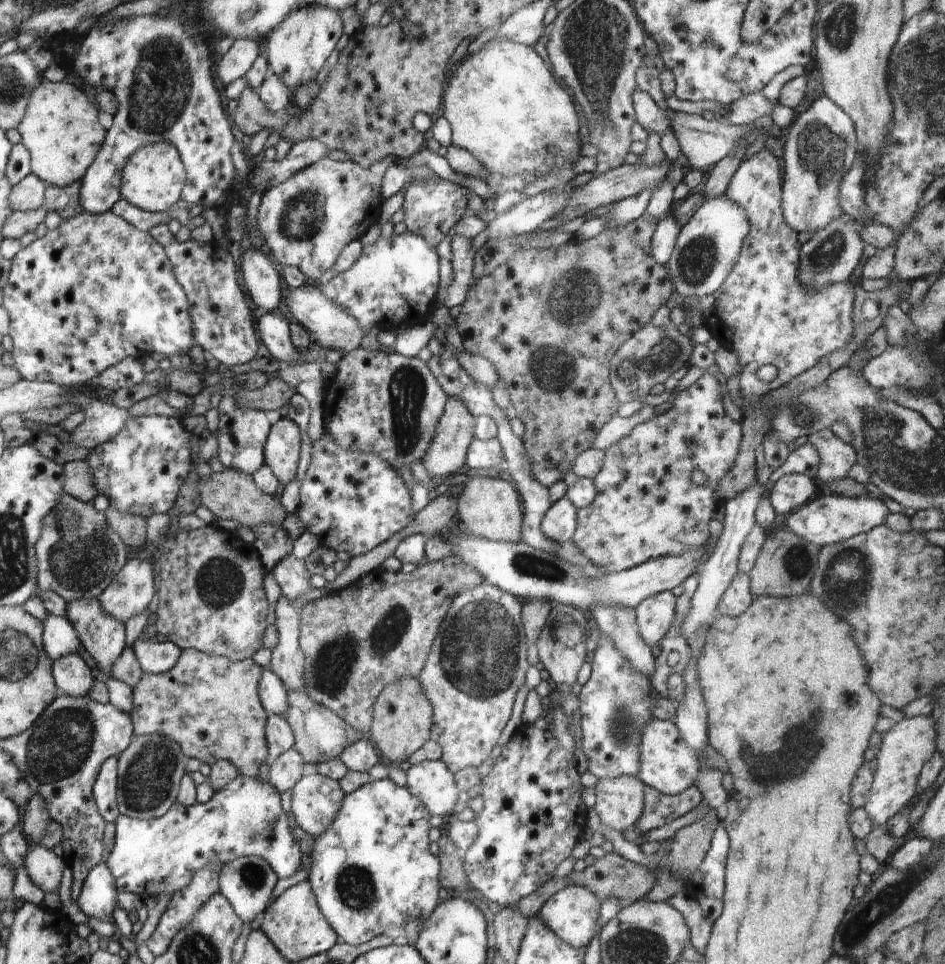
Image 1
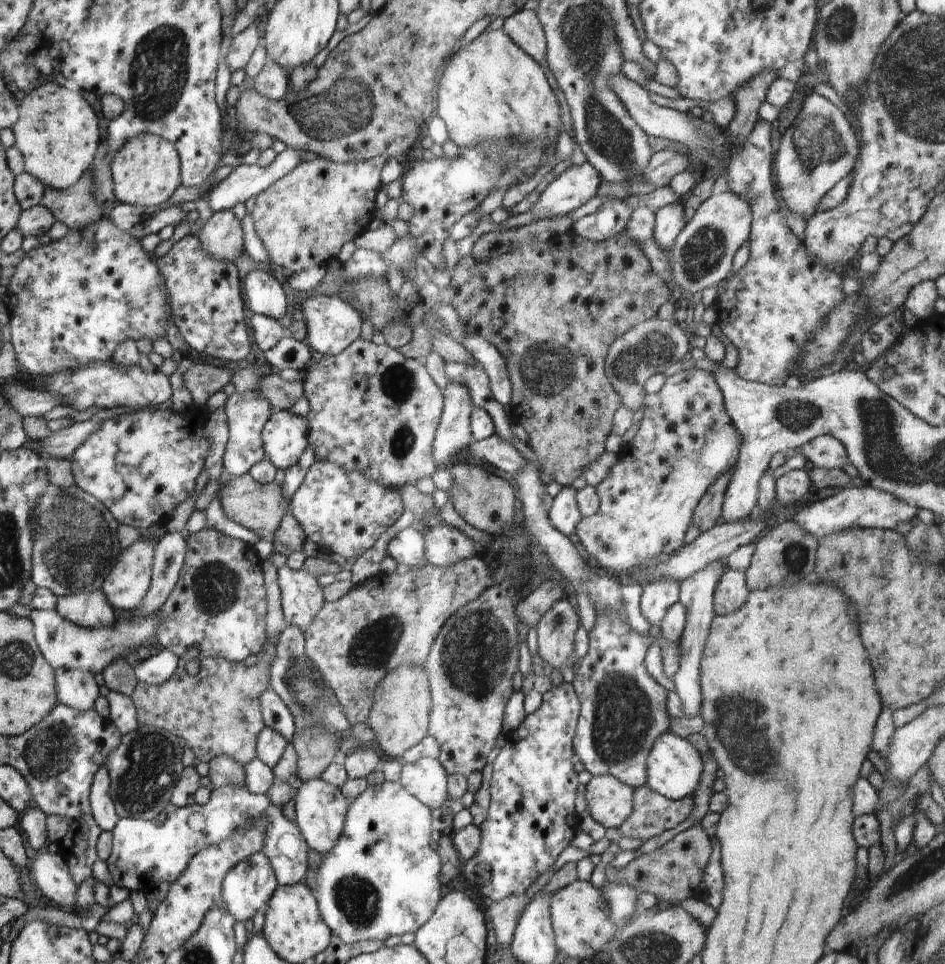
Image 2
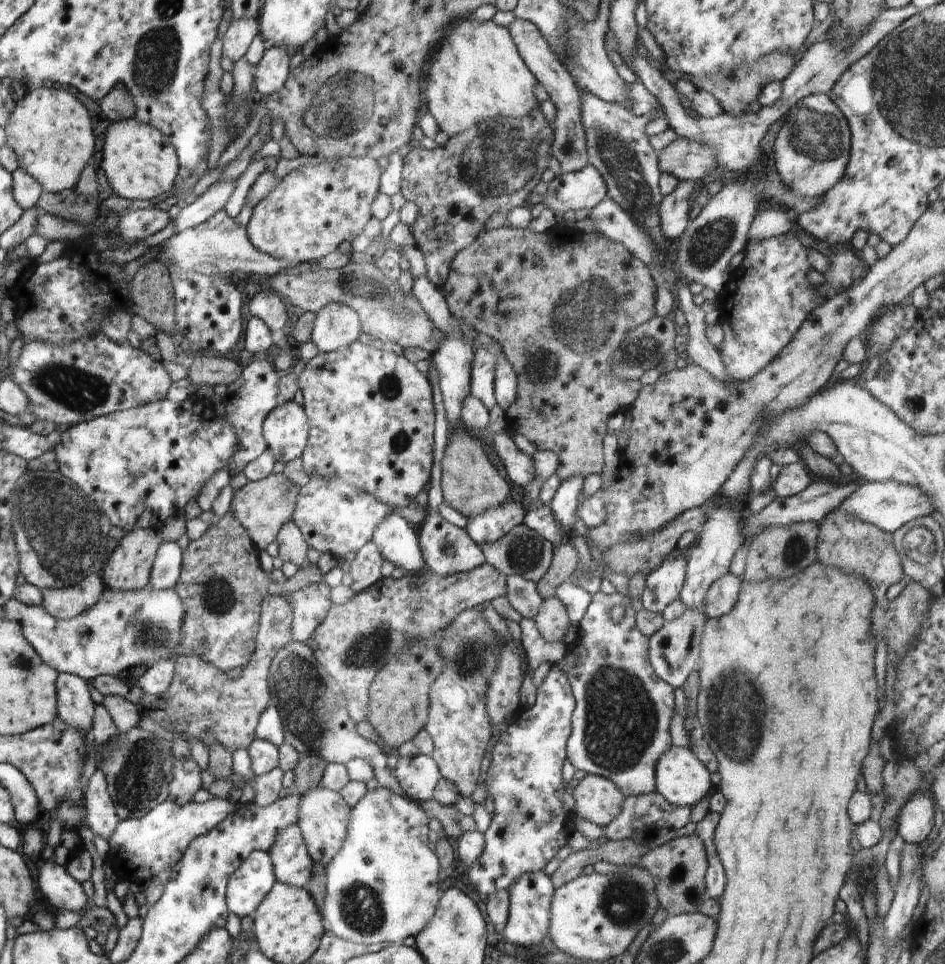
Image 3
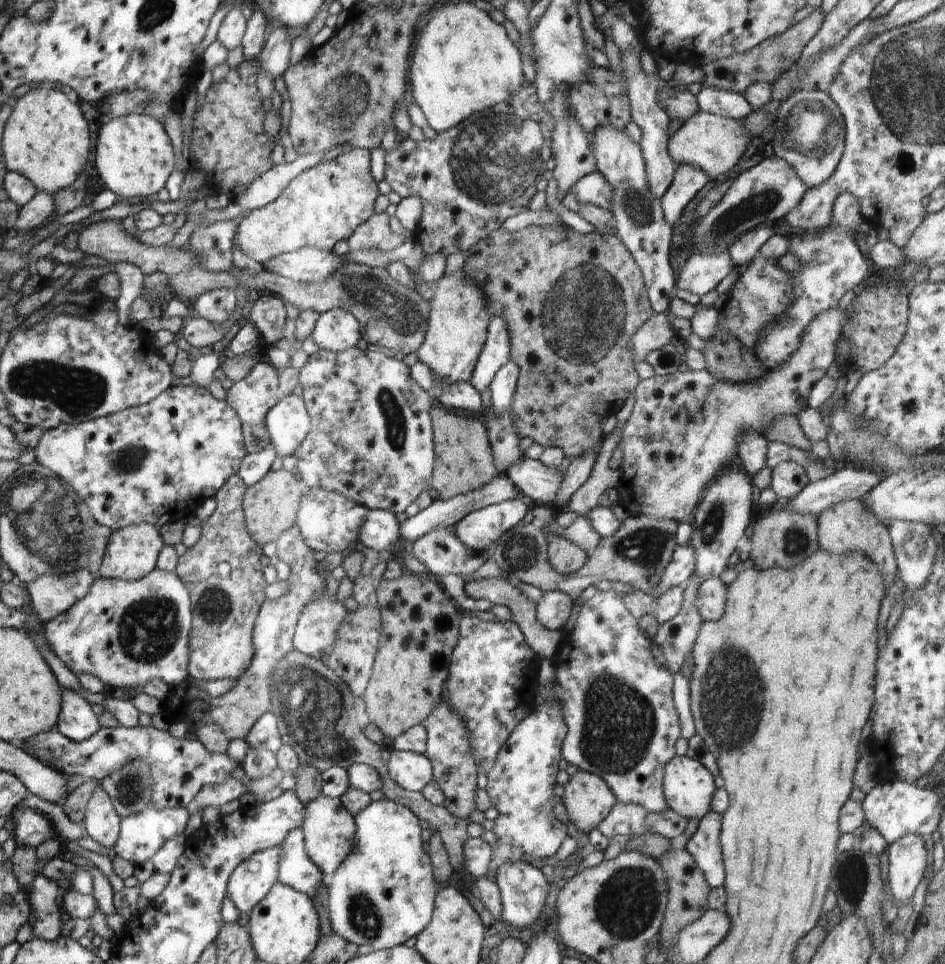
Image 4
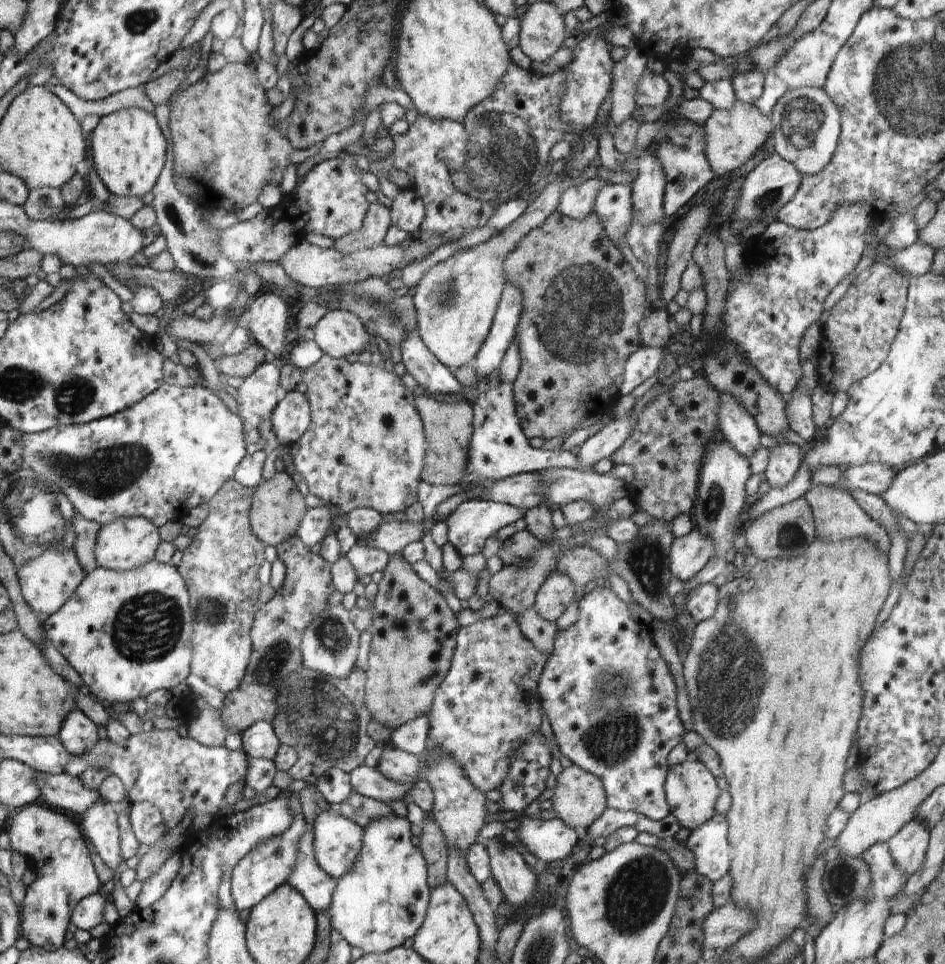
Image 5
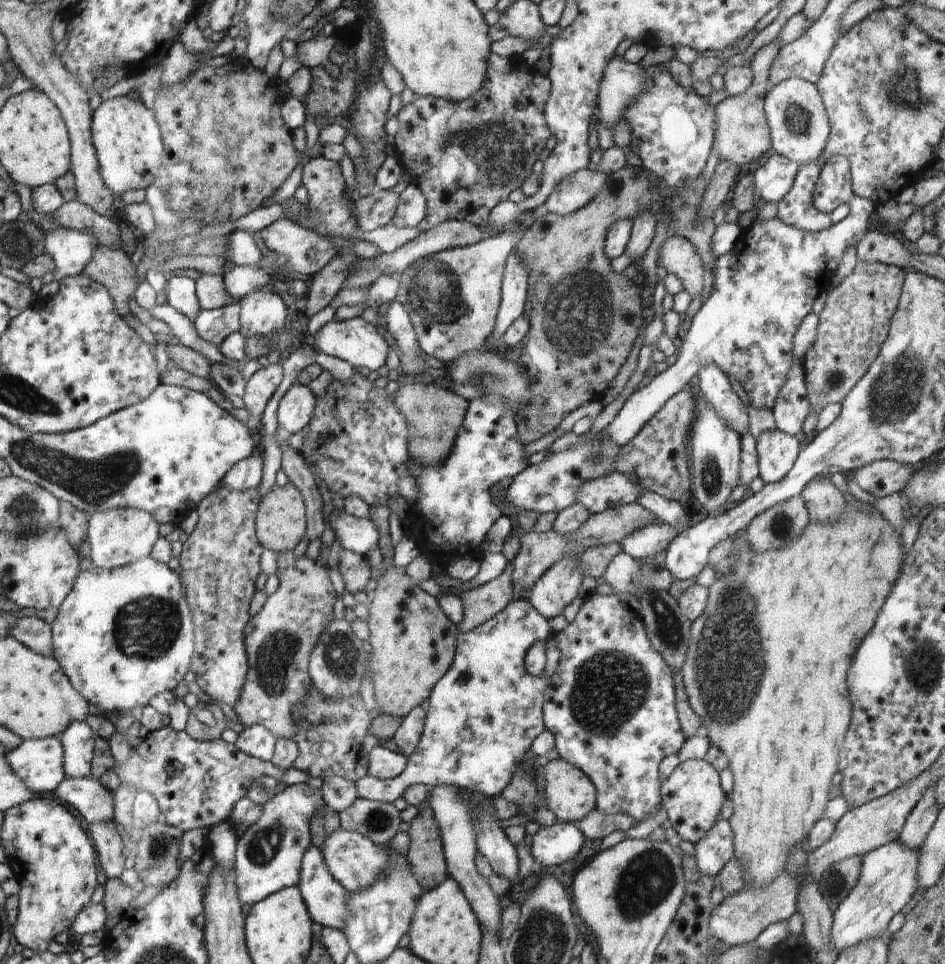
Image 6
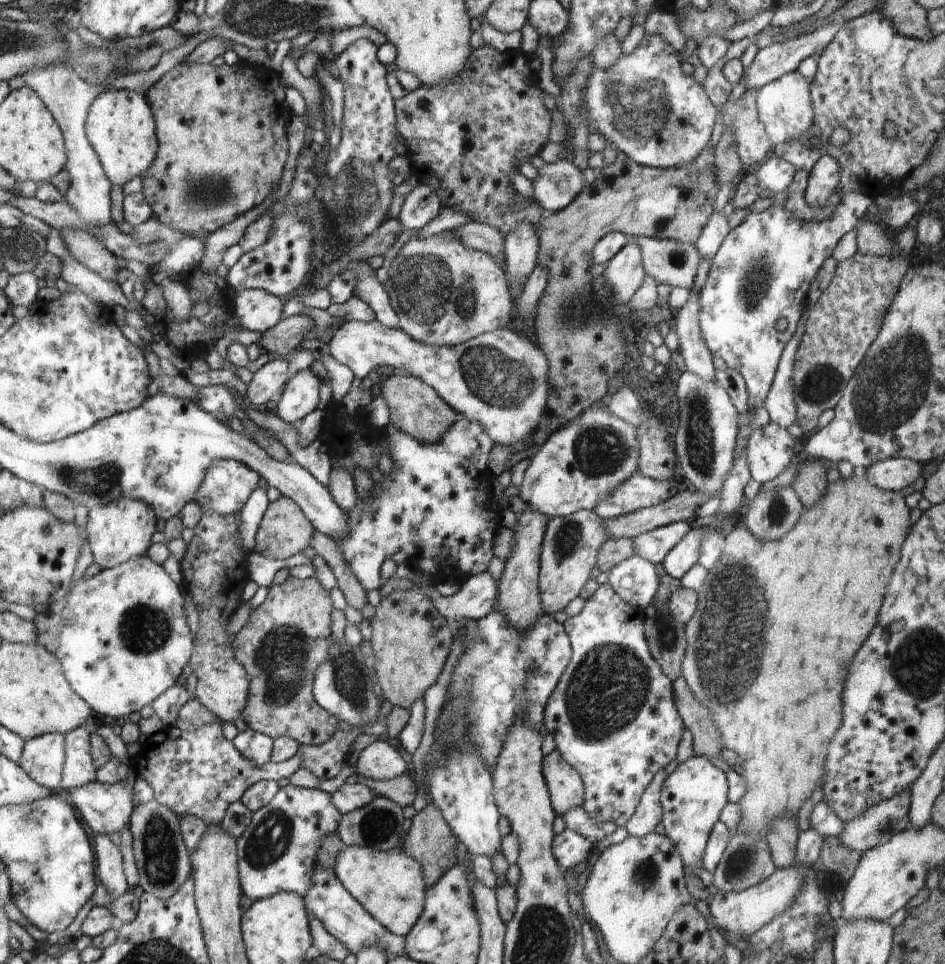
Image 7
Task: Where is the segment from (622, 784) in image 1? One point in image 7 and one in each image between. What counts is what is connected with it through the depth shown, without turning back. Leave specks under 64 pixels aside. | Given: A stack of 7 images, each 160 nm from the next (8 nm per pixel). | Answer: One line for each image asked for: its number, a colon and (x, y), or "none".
2: (609, 801)
3: (596, 799)
4: (588, 799)
5: (578, 797)
6: (571, 794)
7: (566, 788)

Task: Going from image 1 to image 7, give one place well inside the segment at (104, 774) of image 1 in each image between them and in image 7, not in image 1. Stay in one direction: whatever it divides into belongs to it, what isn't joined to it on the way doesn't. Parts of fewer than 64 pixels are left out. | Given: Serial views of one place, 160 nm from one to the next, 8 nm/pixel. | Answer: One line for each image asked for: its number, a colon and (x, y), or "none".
2: (102, 806)
3: (100, 814)
4: (101, 821)
5: (100, 825)
6: (108, 841)
7: (110, 868)

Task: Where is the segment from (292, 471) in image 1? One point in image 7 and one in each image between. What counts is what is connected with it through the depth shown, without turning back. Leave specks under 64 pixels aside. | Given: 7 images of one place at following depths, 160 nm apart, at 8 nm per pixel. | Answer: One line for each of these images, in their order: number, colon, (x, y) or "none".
2: (284, 435)
3: (286, 428)
4: (288, 422)
5: (291, 416)
6: (295, 409)
7: (300, 396)

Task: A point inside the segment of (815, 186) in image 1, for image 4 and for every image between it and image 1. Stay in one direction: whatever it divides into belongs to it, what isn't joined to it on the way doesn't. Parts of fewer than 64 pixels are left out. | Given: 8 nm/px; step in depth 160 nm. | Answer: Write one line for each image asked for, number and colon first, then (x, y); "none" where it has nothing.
2: (820, 148)
3: (812, 149)
4: (810, 132)

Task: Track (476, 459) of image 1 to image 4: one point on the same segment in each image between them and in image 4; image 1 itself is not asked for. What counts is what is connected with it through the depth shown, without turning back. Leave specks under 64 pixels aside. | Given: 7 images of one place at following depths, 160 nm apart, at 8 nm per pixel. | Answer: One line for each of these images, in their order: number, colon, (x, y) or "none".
2: (495, 450)
3: (519, 466)
4: (538, 484)

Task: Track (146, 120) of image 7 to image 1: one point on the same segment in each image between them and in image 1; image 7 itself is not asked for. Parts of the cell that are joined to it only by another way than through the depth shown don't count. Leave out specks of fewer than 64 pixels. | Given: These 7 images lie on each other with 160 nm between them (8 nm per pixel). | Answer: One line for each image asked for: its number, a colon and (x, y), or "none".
1: (153, 180)
2: (146, 172)
3: (140, 162)
4: (134, 157)
5: (129, 149)
6: (126, 134)

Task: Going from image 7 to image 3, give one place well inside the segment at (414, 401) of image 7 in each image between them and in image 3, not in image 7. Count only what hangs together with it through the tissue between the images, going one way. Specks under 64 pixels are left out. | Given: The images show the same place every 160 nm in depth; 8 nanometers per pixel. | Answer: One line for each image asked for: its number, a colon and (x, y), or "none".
3: (470, 484)
4: (463, 462)
5: (447, 426)
6: (434, 415)

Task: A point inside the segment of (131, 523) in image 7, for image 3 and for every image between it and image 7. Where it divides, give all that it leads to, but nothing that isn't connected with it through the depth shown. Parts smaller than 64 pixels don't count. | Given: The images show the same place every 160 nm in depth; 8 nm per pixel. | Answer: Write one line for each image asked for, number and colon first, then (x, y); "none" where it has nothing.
3: (130, 565)
4: (132, 552)
5: (126, 543)
6: (117, 537)

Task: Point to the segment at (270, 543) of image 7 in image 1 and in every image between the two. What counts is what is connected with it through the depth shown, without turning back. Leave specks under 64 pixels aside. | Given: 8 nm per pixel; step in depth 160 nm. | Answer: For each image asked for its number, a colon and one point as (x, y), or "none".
1: (231, 495)
2: (260, 508)
3: (262, 507)
4: (270, 506)
5: (277, 507)
6: (281, 521)

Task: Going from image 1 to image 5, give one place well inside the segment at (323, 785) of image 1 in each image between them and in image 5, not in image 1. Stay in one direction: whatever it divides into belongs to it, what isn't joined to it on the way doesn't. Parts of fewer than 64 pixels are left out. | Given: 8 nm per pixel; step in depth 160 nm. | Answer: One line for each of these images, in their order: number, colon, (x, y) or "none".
2: (320, 808)
3: (323, 818)
4: (329, 829)
5: (337, 841)

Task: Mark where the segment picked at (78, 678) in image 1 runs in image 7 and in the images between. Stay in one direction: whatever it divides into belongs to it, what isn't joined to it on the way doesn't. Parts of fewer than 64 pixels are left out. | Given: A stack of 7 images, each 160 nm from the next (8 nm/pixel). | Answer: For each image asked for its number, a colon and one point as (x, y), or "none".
2: (77, 689)
3: (75, 706)
4: (78, 723)
5: (79, 734)
6: (79, 743)
7: (79, 769)

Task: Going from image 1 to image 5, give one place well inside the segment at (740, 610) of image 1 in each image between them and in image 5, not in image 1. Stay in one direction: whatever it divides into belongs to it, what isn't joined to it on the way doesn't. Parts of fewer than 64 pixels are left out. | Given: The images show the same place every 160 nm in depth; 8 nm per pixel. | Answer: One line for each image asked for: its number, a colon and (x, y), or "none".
2: (731, 592)
3: (721, 597)
4: (711, 596)
5: (701, 601)

